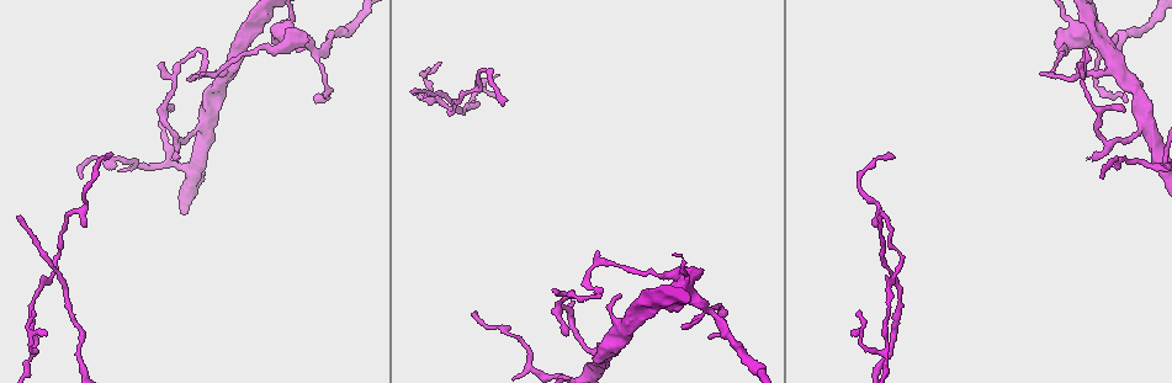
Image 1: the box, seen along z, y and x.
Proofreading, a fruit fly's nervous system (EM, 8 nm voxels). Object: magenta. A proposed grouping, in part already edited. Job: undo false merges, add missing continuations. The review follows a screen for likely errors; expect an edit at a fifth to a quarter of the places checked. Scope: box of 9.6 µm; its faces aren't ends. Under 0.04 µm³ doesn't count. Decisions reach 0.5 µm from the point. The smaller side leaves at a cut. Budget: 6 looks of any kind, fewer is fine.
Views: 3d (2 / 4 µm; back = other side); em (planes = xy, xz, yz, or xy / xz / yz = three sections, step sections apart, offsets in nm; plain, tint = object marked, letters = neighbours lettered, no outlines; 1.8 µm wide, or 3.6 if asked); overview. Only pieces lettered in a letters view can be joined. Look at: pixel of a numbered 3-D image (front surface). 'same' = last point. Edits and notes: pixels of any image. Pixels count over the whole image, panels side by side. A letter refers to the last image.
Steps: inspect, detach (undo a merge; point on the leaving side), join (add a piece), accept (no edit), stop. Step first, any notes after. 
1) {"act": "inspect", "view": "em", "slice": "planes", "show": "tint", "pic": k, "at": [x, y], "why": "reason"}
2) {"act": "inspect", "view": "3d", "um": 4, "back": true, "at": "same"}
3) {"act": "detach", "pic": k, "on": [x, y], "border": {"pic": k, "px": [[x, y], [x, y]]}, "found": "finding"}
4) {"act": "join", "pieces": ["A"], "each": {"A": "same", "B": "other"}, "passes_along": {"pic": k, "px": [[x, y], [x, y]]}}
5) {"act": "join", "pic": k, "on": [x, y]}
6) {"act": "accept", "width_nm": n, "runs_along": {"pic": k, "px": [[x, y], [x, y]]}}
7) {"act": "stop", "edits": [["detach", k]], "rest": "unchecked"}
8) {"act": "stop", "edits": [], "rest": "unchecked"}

{"act": "inspect", "view": "em", "slice": "planes", "show": "letters", "pic": 1, "at": [286, 35], "why": "branch point"}

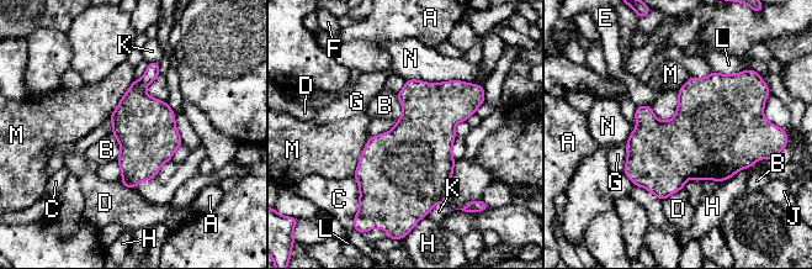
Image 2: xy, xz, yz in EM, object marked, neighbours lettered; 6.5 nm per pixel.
{"act": "accept", "each": {"A": "other", "B": "other", "C": "other", "D": "other", "E": "other", "F": "other", "G": "other", "H": "other", "J": "other", "K": "other", "L": "other", "M": "other", "N": "other"}, "found": "one neuron here"}

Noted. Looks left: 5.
{"act": "inspect", "view": "3d", "um": 2, "pic": 1, "at": [474, 310], "why": "thin end"}

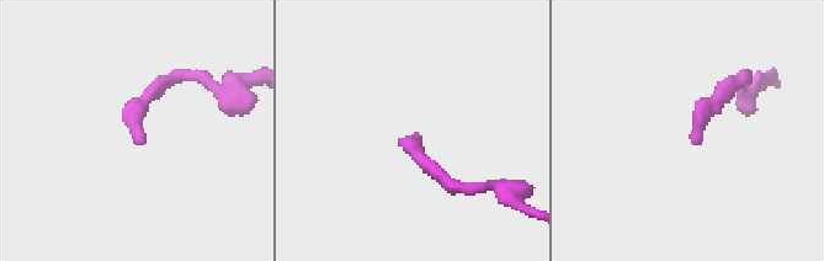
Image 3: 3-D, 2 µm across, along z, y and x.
{"act": "inspect", "view": "em", "slice": "xz", "step": 16, "show": "plain", "pic": 3, "at": [419, 139]}

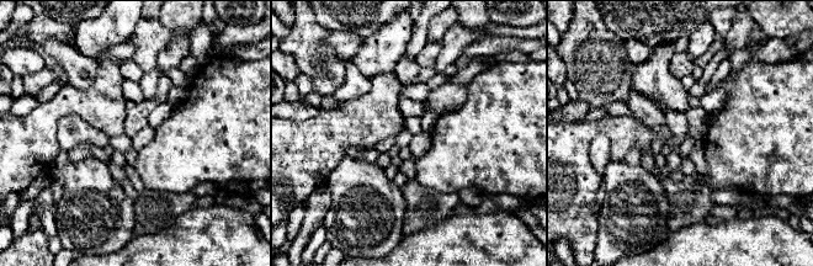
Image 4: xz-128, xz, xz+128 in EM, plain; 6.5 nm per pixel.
{"act": "inspect", "view": "em", "slice": "xz", "step": 16, "show": "letters", "at": "same", "why": "what lies round it"}

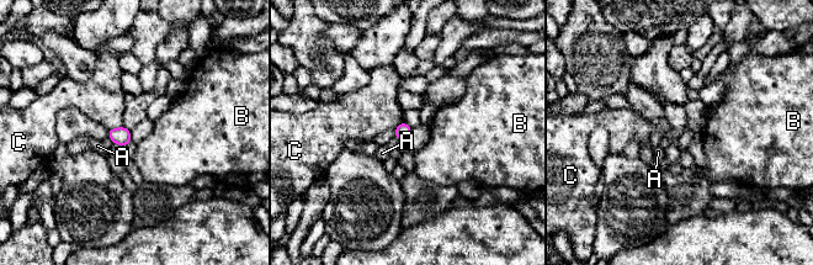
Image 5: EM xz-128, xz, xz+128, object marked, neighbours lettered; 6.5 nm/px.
{"act": "accept", "each": {"A": "other", "B": "other", "C": "other"}, "border": {"pic": 5, "px": [[122, 126], [109, 130]]}, "found": "none of them fits"}

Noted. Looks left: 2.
{"act": "stop", "edits": [], "rest": "unchecked"}

